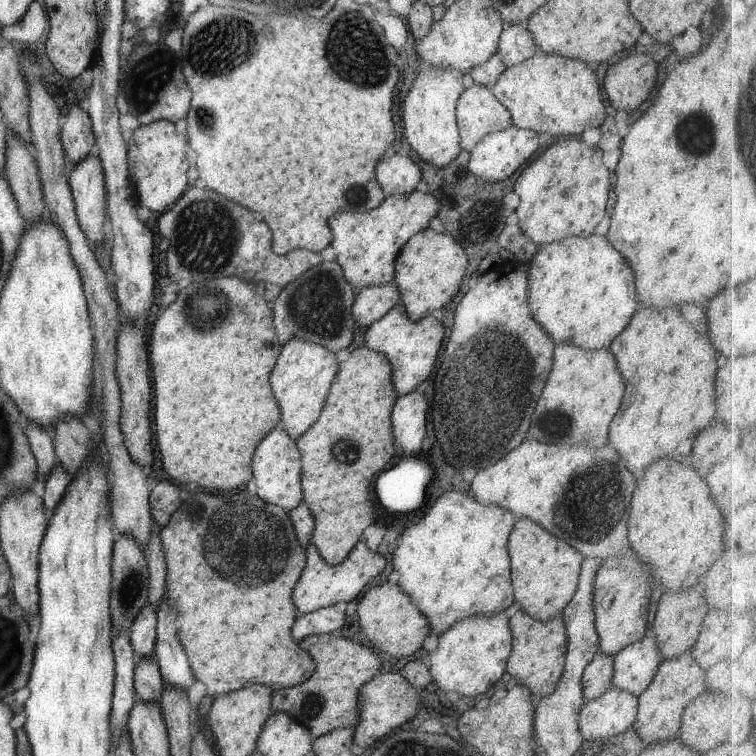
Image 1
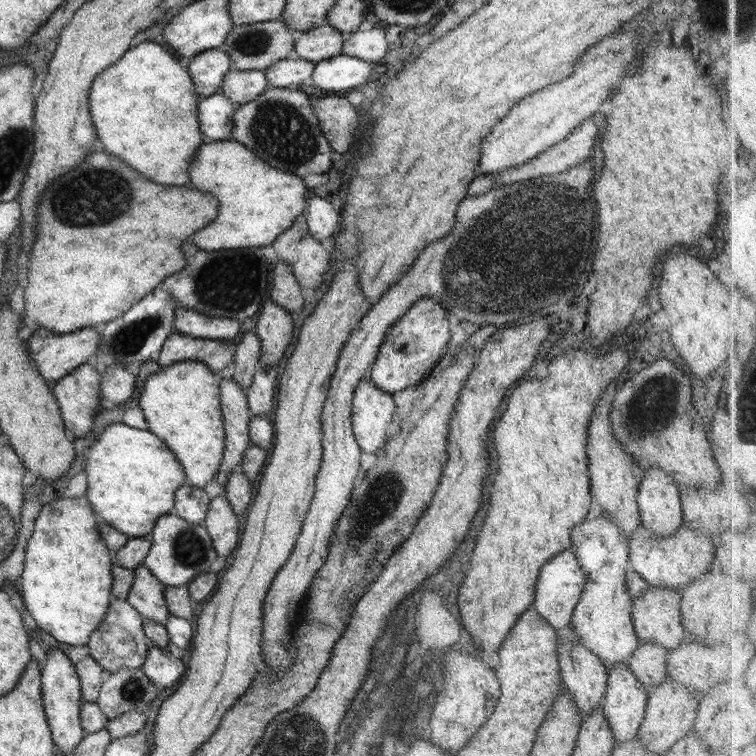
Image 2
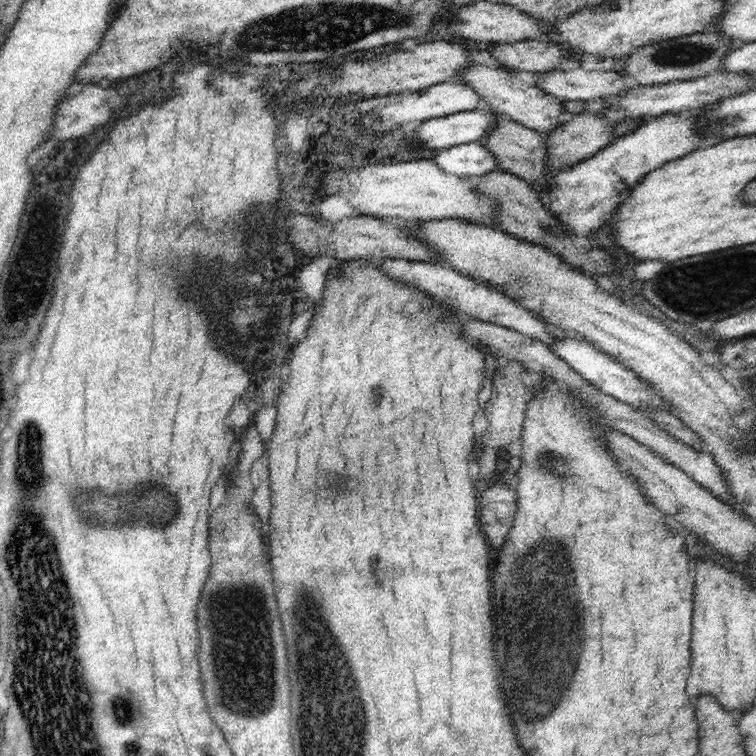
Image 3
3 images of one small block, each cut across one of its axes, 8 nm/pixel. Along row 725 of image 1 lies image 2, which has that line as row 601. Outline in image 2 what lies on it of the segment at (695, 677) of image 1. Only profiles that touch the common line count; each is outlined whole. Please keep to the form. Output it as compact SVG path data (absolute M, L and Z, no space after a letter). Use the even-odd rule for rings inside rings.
M650 587L633 599L632 624L641 642L656 643L669 651L683 644L686 634L681 621L681 598L682 593L678 589Z

